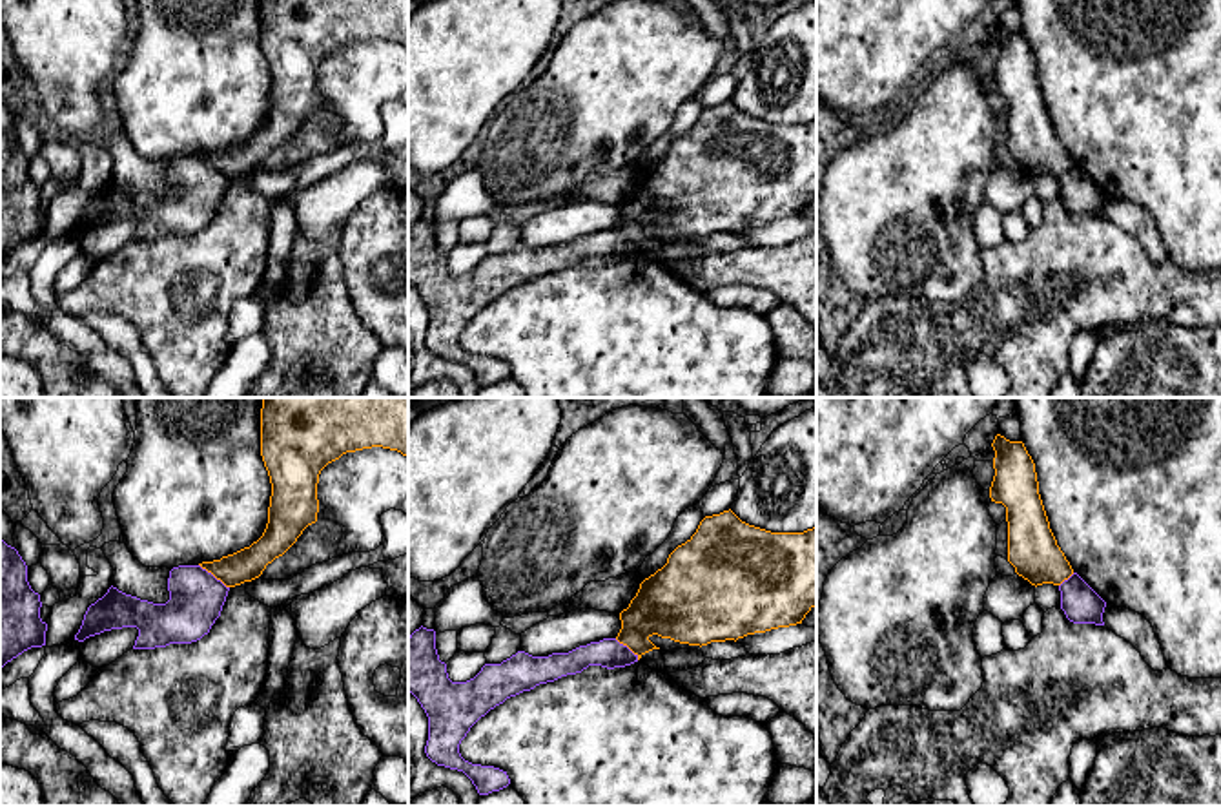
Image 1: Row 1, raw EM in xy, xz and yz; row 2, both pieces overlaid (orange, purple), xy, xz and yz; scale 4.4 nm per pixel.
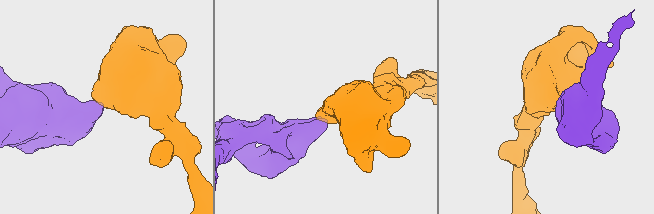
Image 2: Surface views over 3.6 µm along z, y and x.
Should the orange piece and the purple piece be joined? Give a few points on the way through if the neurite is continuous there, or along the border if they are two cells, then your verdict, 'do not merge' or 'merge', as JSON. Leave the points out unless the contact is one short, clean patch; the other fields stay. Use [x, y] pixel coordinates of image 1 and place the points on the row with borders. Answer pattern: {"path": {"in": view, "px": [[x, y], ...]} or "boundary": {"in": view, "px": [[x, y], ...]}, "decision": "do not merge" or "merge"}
{"boundary": {"in": "xy", "px": [[199, 564], [228, 588]]}, "decision": "do not merge"}

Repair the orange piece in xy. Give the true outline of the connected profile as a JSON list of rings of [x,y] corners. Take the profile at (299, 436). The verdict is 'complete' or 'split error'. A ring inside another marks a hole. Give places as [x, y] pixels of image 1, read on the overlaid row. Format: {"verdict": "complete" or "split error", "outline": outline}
{"verdict": "complete", "outline": [[[264,398],[261,456],[272,483],[266,529],[250,547],[199,565],[226,587],[259,578],[268,563],[282,556],[317,522],[321,470],[346,452],[372,447],[408,458],[408,398]]]}

